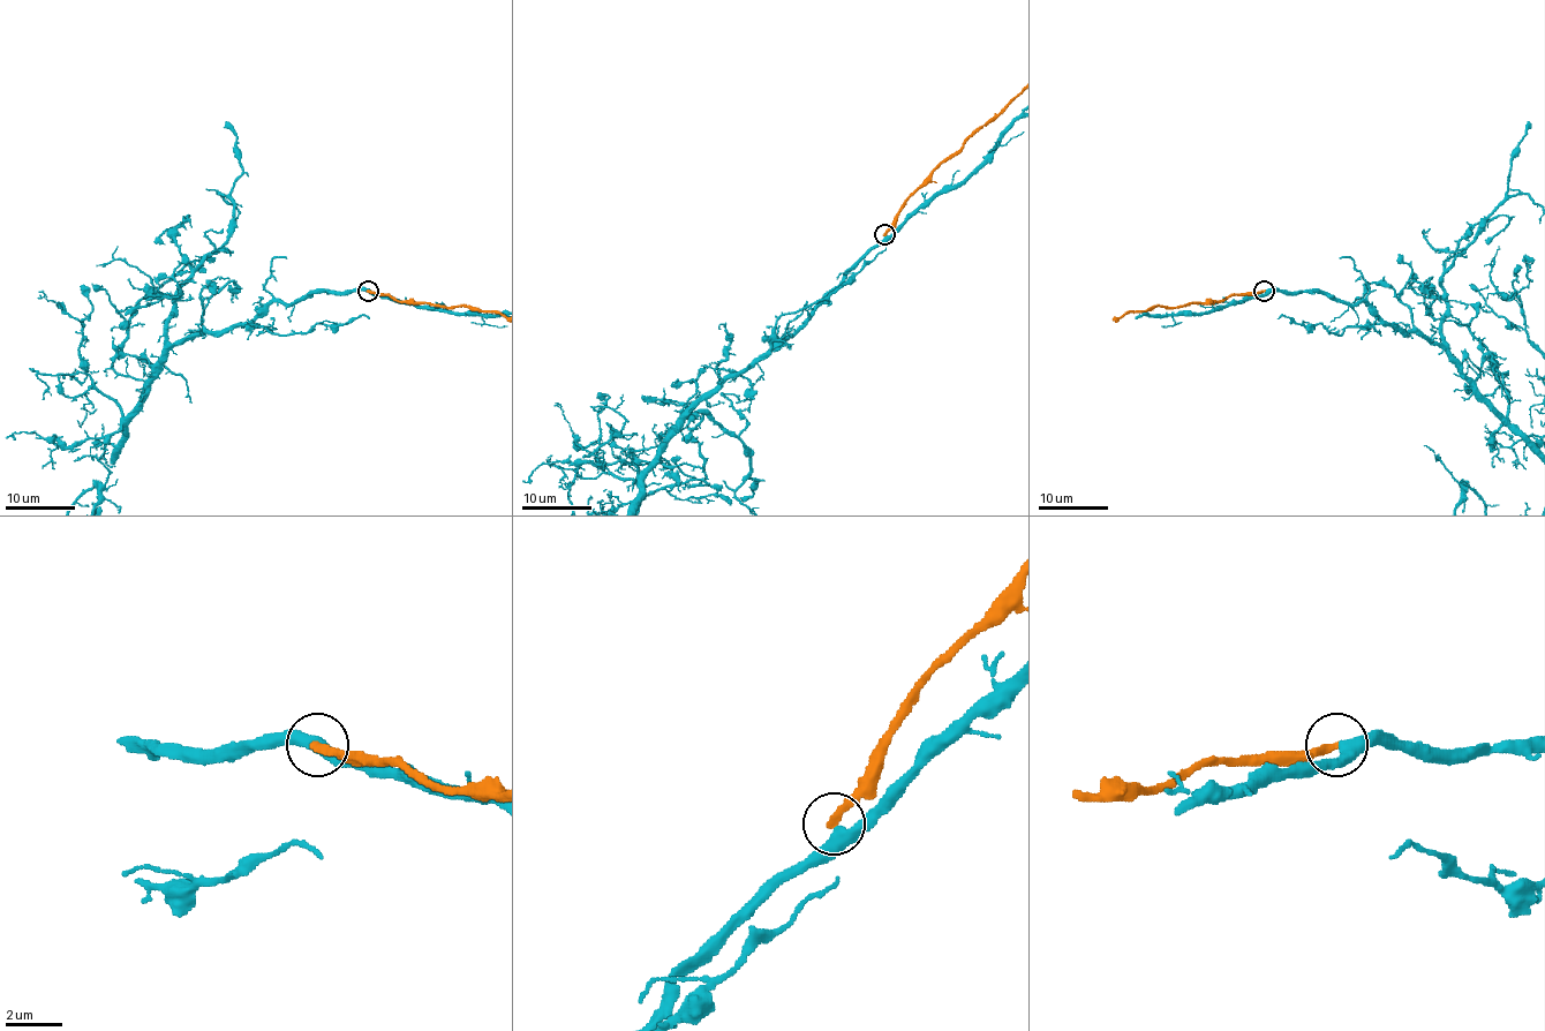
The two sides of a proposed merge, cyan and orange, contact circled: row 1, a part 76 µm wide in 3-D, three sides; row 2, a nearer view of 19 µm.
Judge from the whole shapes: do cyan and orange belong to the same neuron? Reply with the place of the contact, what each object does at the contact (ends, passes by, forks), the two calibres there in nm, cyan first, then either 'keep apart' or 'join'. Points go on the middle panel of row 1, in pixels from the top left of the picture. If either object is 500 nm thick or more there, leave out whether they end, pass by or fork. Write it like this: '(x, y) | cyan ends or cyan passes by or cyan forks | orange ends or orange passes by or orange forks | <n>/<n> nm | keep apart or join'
(884, 234) | cyan passes by | orange ends | 420/260 nm | keep apart

